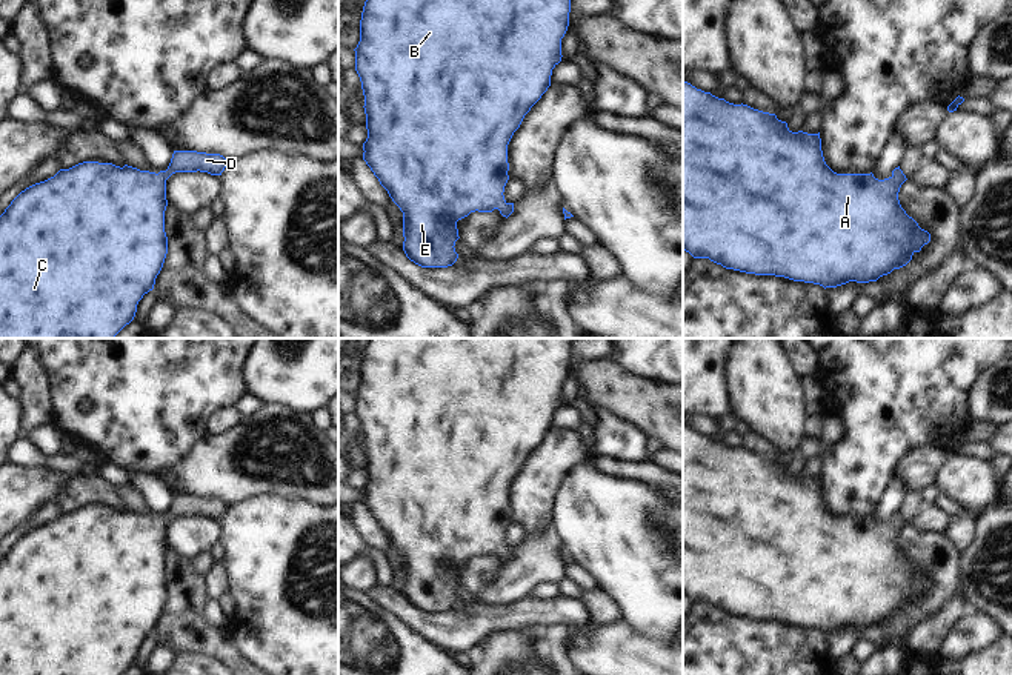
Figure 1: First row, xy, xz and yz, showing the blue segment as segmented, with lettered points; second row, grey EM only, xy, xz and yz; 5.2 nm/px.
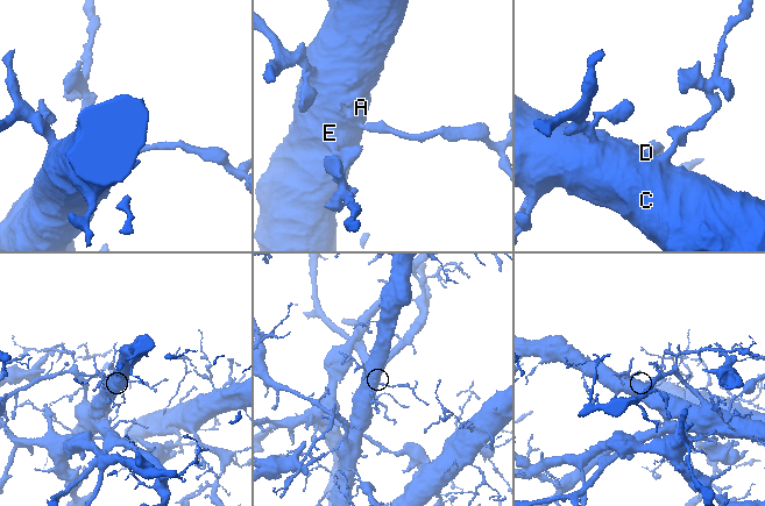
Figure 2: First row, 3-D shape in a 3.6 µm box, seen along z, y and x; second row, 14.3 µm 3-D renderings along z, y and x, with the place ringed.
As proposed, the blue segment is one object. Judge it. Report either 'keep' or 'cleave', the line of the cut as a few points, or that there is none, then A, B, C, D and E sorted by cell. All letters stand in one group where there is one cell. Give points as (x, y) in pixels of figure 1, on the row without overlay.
keep; no cut; A B C D E

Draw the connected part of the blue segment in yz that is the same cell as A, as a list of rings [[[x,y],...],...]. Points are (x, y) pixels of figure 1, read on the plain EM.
[[[683,424],[683,594],[694,603],[709,603],[726,613],[755,620],[775,620],[794,626],[804,626],[826,632],[837,632],[849,626],[869,627],[906,610],[915,597],[930,586],[930,578],[906,558],[898,544],[901,529],[906,526],[903,515],[895,512],[892,520],[878,524],[874,518],[837,518],[824,506],[818,478],[792,477],[786,466],[775,458],[754,454],[747,449],[734,449],[711,437],[697,434]]]

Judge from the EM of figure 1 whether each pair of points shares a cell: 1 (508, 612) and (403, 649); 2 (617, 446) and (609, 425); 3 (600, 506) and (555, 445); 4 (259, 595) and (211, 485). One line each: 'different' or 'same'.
1: different
2: same
3: different
4: different

